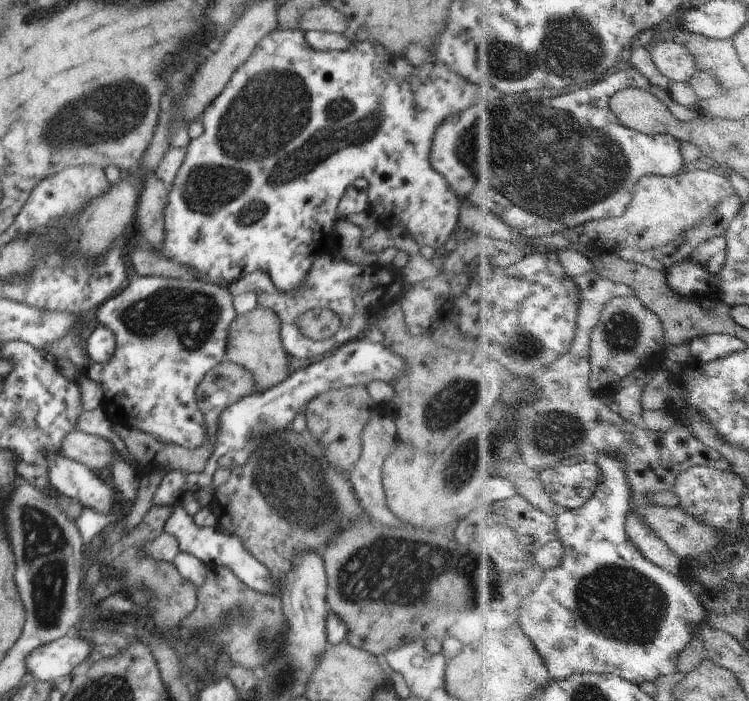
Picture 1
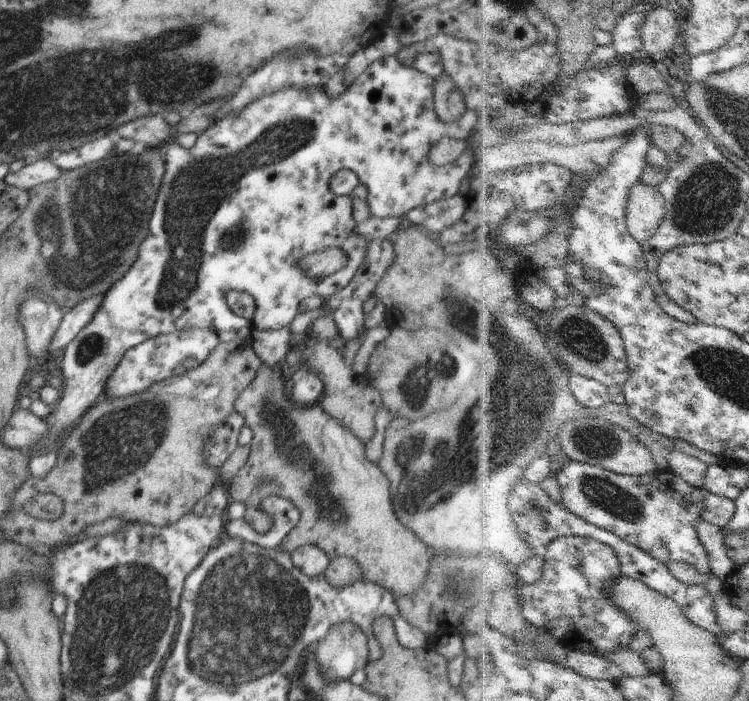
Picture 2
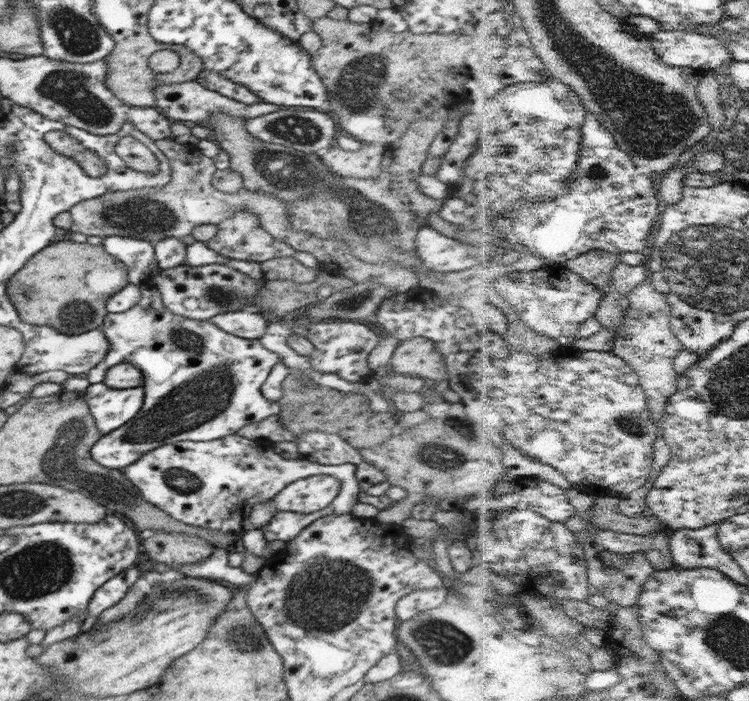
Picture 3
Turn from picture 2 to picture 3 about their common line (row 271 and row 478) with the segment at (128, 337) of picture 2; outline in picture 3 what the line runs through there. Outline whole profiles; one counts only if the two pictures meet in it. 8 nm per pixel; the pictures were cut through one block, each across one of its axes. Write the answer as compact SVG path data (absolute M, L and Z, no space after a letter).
M236 434L210 442L180 441L158 446L156 450L150 450L134 462L134 466L128 466L124 474L130 478L136 492L147 504L163 510L168 517L192 526L222 532L224 536L236 534L238 537L255 529L254 523L246 519L250 516L254 504L268 503L295 480L314 475L336 477L342 491L326 508L308 514L274 511L270 522L258 528L267 541L283 541L285 544L296 538L316 519L350 513L352 506L360 502L358 496L363 488L358 484L356 466L353 464L321 465L301 457L284 458L274 451L270 440L249 439Z

